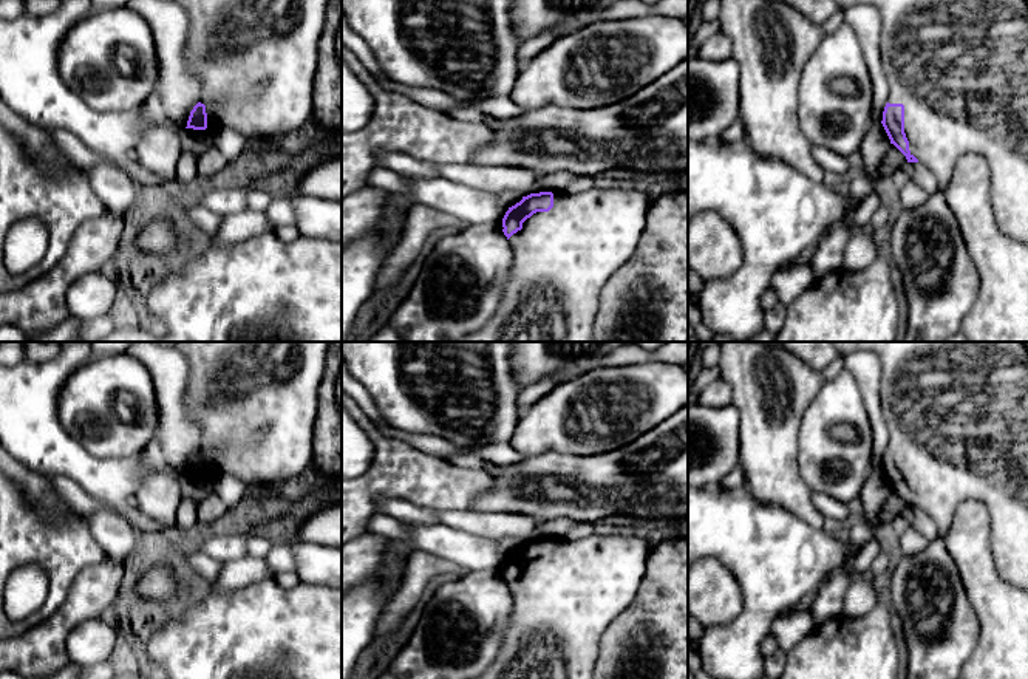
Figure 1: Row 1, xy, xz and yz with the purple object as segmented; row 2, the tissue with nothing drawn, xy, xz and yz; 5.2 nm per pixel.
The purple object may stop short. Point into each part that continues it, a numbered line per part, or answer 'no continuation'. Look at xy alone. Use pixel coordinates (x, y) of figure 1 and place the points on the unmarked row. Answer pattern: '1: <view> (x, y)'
1: xy (255, 402)

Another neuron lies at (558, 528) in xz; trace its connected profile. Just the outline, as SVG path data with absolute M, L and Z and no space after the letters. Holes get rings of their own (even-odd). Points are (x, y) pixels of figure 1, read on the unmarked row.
M557 518L544 523L538 523L535 526L533 535L530 540L540 540L540 538L564 538L566 534L578 523L569 520L569 518Z

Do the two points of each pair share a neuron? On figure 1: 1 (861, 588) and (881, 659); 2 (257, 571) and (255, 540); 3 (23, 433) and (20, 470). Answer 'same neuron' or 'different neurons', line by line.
1: different neurons
2: different neurons
3: different neurons

